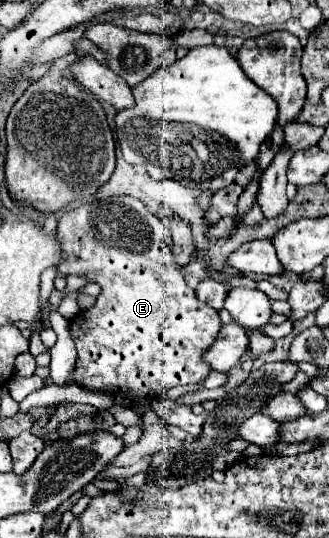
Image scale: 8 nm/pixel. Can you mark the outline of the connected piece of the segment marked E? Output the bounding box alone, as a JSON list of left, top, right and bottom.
[56,197,222,405]

